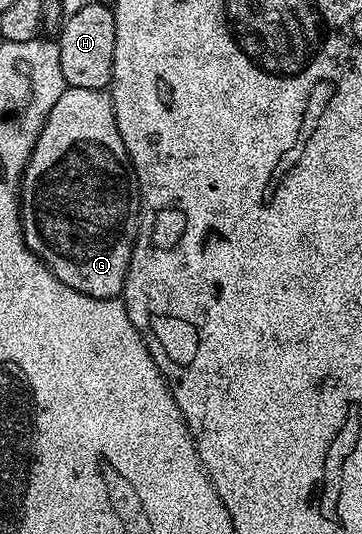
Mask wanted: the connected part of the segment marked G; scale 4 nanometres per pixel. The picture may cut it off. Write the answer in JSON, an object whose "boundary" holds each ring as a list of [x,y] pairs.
{"boundary":[[[66,87],[59,95],[59,103],[51,107],[51,115],[47,115],[47,123],[43,123],[43,131],[29,156],[20,198],[21,230],[27,247],[58,279],[95,299],[120,298],[124,294],[133,244],[137,241],[141,194],[129,152],[123,147],[115,123],[113,98],[106,90]]]}

